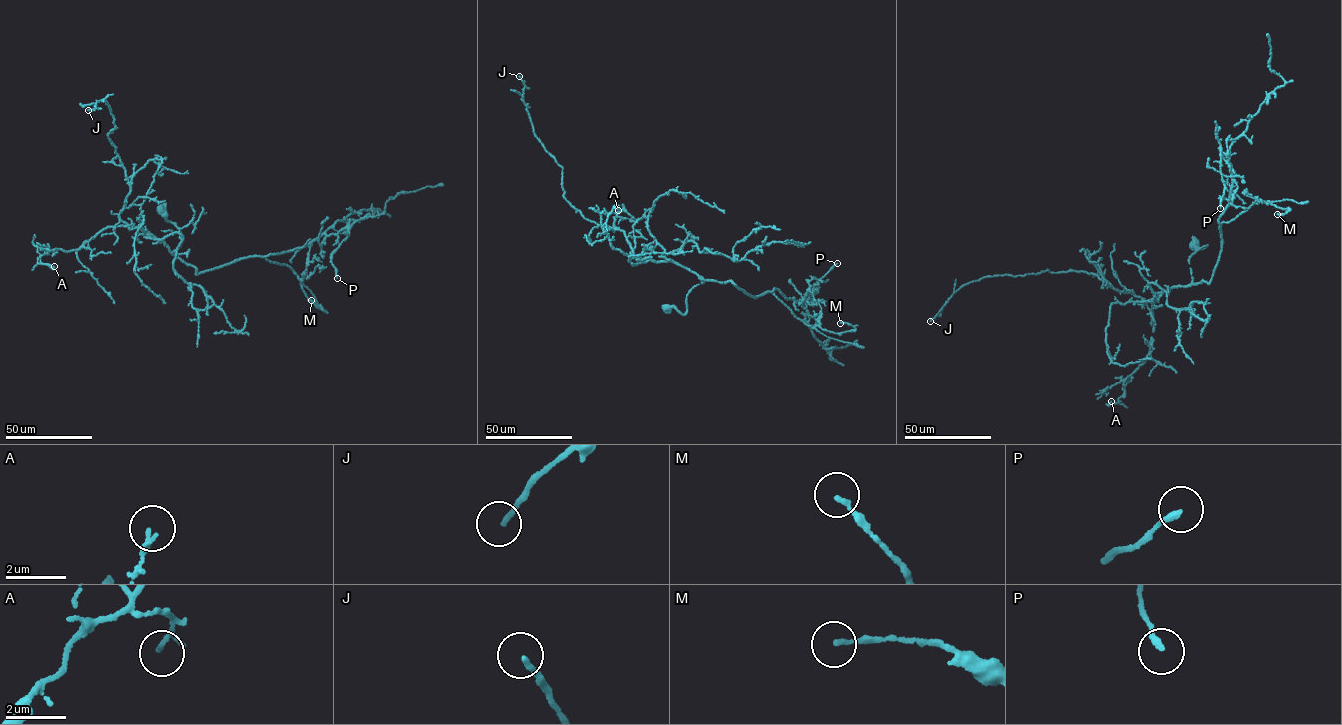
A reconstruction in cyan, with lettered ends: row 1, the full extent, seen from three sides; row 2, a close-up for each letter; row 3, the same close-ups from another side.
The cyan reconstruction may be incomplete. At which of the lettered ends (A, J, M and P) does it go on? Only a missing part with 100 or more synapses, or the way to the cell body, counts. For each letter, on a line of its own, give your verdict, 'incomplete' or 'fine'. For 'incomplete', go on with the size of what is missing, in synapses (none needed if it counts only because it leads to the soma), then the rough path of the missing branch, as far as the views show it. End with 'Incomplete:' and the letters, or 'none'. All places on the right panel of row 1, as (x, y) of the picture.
A: fine
J: fine
M: fine
P: fine
Incomplete: none

